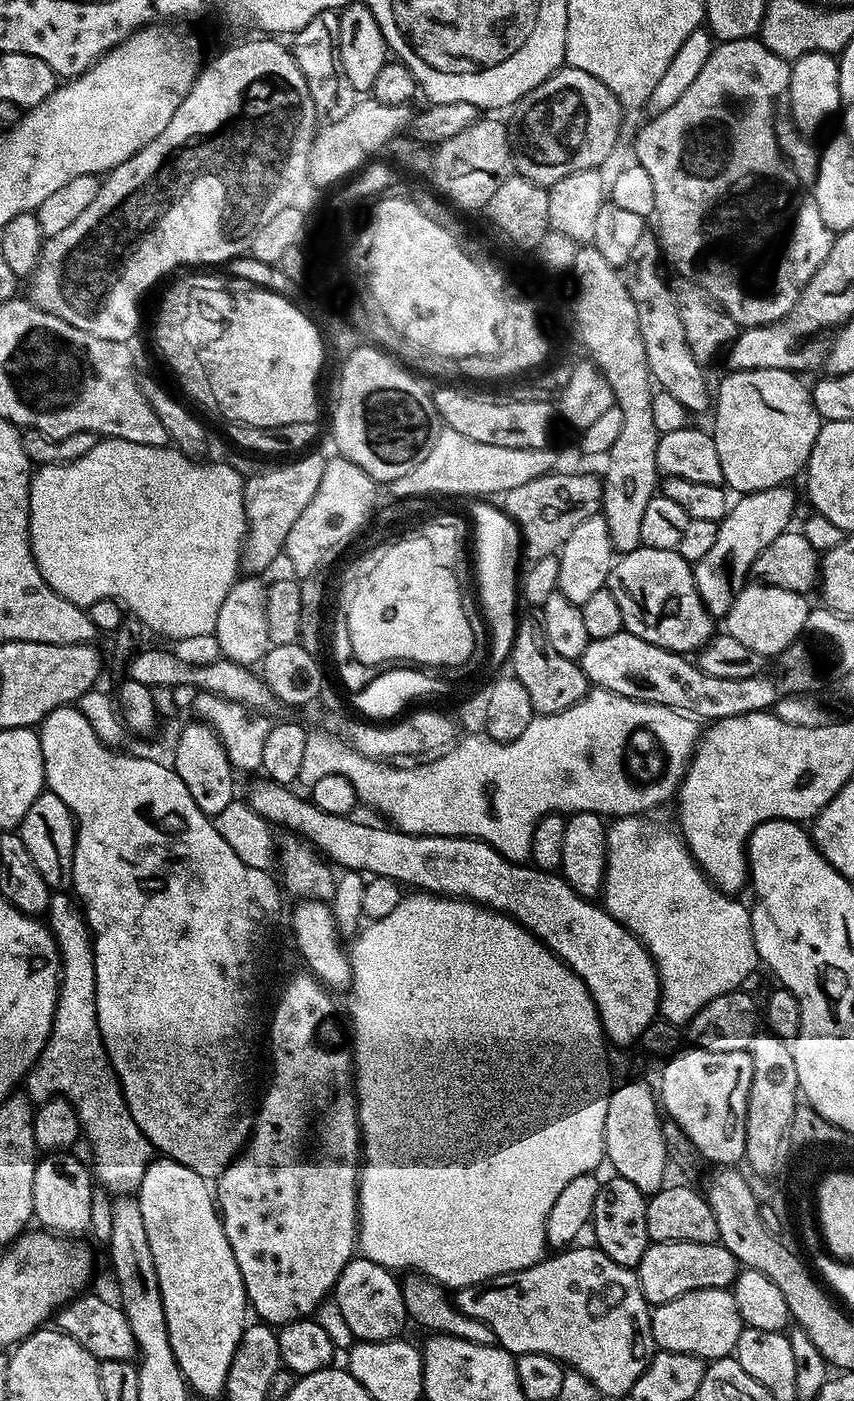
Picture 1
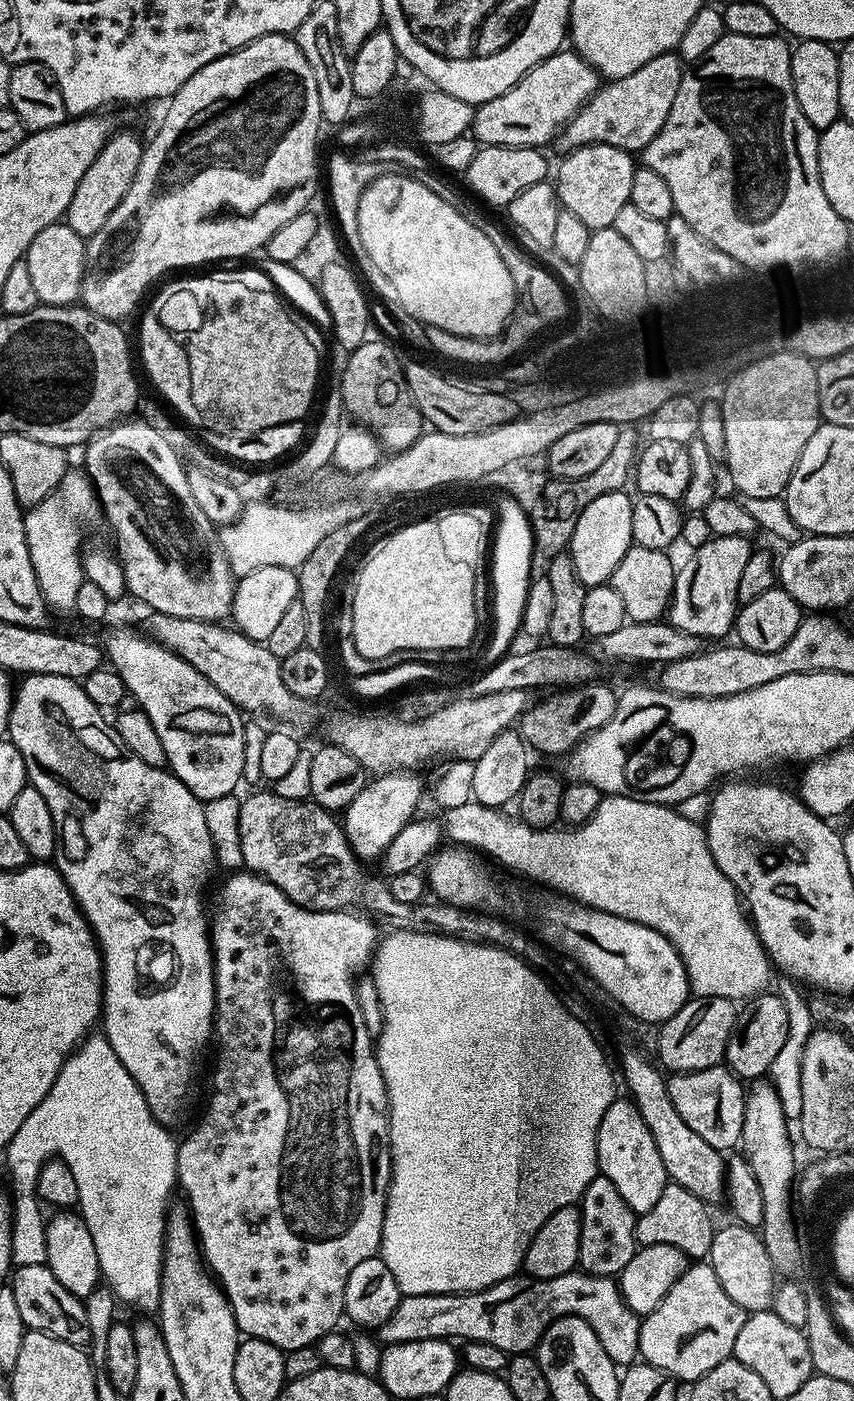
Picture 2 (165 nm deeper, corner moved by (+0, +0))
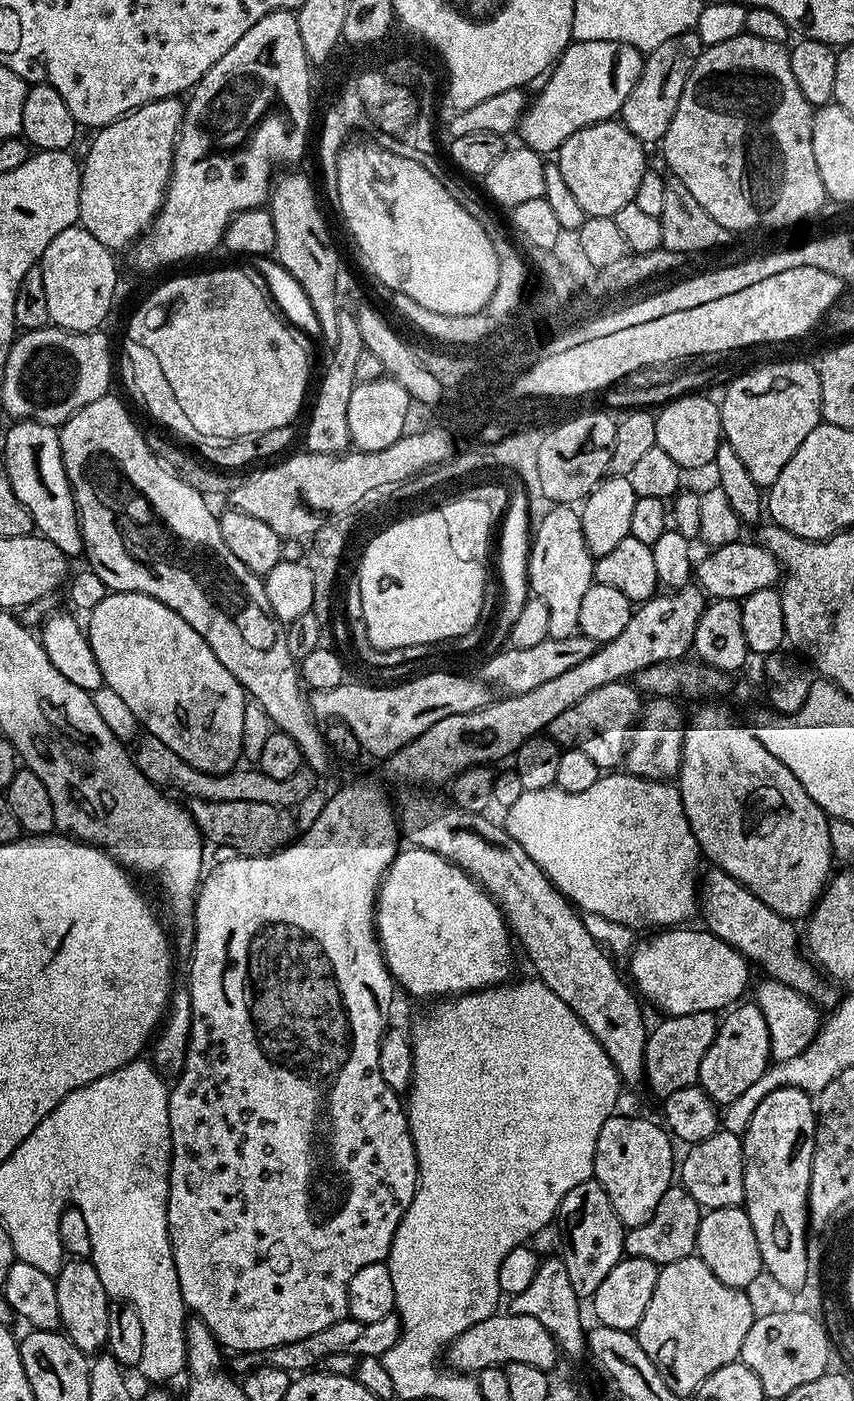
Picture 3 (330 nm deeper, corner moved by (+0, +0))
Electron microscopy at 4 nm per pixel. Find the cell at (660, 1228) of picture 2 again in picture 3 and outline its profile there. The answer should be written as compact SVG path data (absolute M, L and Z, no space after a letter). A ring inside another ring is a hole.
M673 1186L662 1194L658 1206L654 1206L654 1214L642 1222L642 1226L634 1226L624 1233L624 1255L634 1258L646 1258L657 1266L663 1266L670 1262L678 1262L682 1258L693 1255L696 1252L698 1242L698 1226L702 1209L685 1188Z

